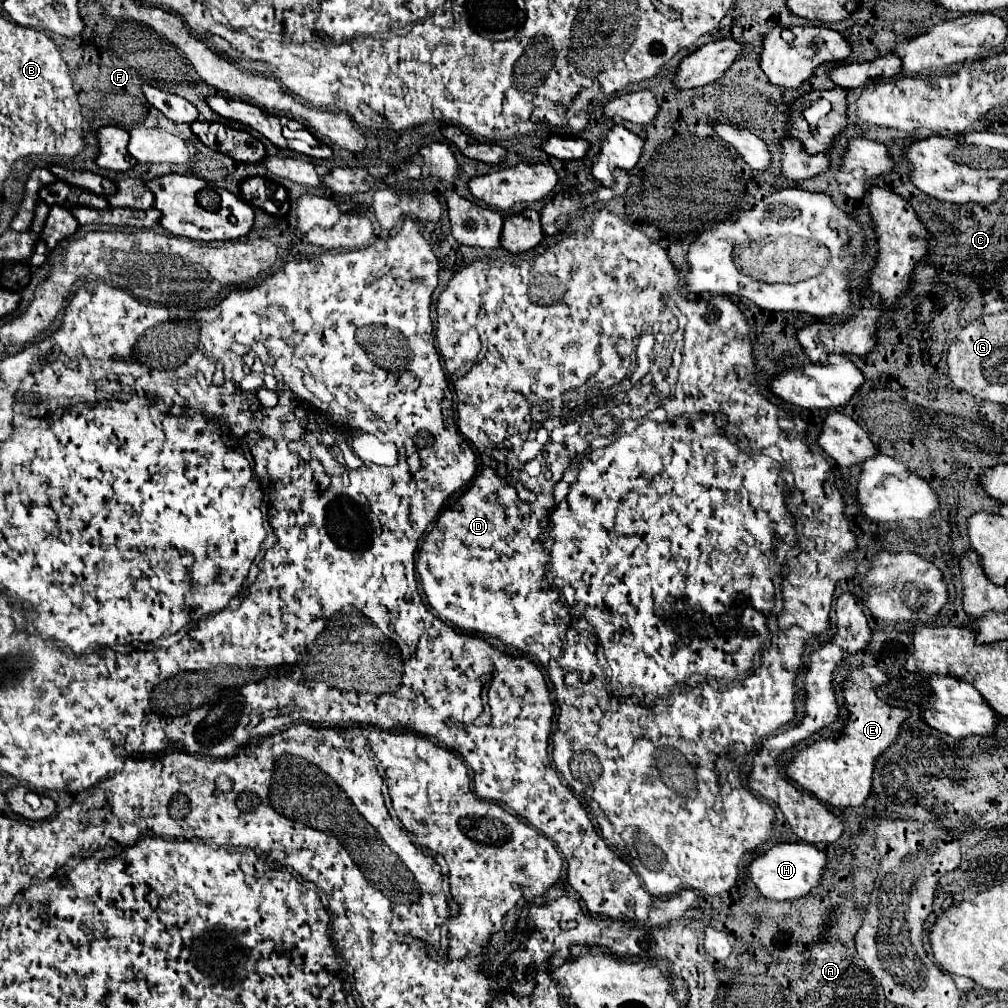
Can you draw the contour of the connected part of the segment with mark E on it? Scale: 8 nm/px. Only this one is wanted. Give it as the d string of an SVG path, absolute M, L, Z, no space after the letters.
M875 667L875 675L869 677L861 669L853 669L843 683L843 697L847 707L847 719L843 721L843 729L837 739L823 739L805 749L797 751L789 763L785 765L787 775L813 793L819 801L831 807L857 807L863 805L871 791L871 775L875 759L895 741L895 735L907 719L909 711L901 707L893 707L883 703L875 687L883 685L889 677Z

